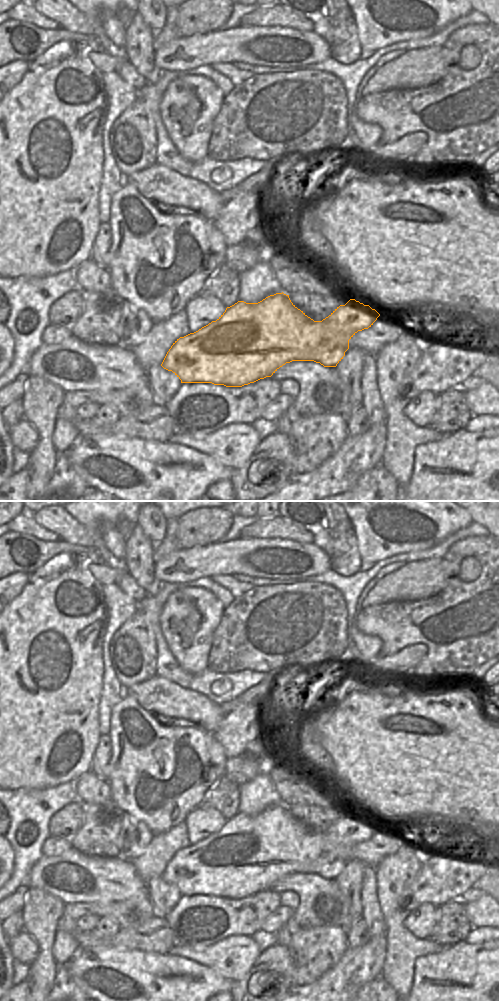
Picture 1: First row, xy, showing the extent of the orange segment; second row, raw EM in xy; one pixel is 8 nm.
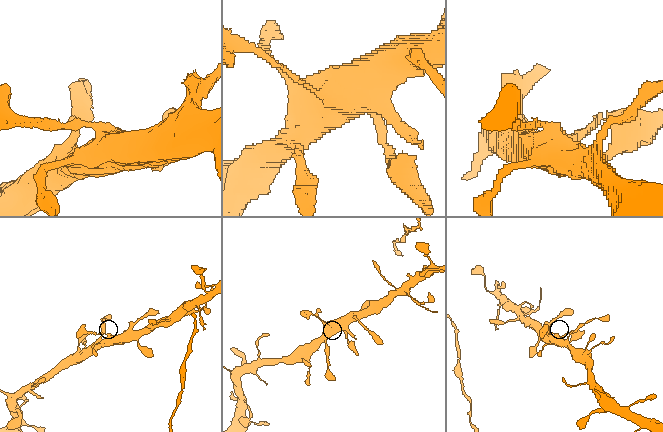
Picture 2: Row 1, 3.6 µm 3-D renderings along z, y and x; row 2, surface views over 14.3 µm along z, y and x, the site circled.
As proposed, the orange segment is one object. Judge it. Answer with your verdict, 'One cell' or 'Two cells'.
One cell.

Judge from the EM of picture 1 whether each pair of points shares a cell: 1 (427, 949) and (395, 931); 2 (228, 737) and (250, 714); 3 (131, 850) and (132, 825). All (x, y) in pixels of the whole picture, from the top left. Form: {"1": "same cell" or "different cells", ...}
{"1": "same cell", "2": "same cell", "3": "same cell"}

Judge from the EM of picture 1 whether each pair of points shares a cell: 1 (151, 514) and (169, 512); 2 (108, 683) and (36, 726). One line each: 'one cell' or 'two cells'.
1: two cells
2: two cells

